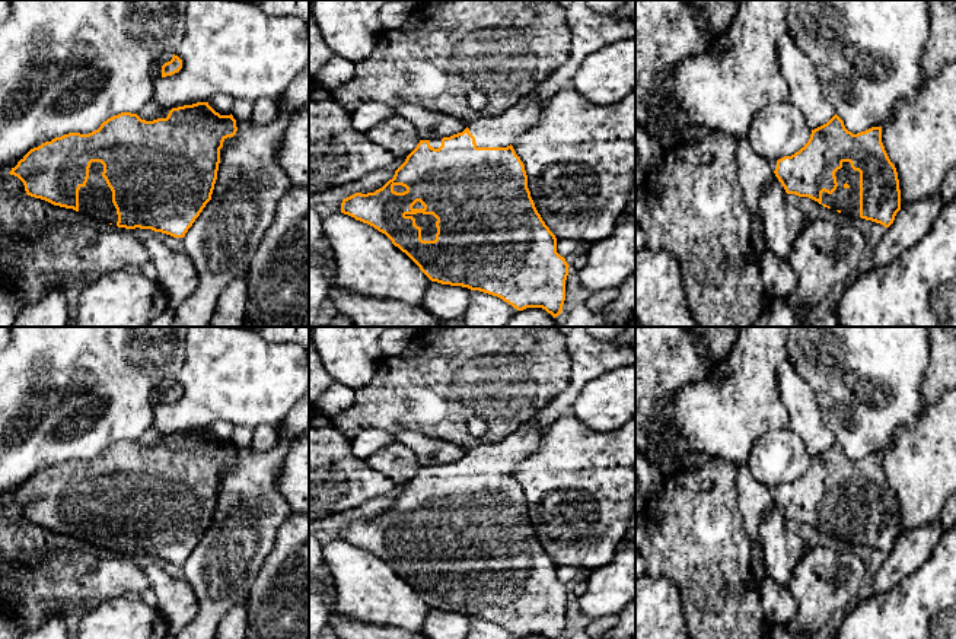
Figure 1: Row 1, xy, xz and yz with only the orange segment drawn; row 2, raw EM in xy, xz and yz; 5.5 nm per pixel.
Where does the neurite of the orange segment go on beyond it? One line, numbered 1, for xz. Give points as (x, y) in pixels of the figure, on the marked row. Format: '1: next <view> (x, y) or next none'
1: next xz (491, 132)

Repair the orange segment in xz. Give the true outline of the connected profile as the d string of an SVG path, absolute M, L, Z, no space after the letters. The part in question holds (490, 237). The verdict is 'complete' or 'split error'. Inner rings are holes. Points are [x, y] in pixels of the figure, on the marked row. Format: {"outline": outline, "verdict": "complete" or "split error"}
{"outline": "M541 83L501 115L468 123L462 133L420 140L392 179L375 193L356 193L344 198L341 213L385 233L431 282L497 296L517 311L542 308L554 318L558 317L565 301L570 266L557 252L557 238L535 207L525 165L512 146L516 137L541 120L549 98L538 99L539 90Z", "verdict": "split error"}

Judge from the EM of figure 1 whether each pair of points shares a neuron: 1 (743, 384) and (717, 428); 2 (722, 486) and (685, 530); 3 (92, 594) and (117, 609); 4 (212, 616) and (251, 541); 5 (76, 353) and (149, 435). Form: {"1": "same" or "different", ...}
{"1": "same", "2": "same", "3": "different", "4": "same", "5": "different"}

